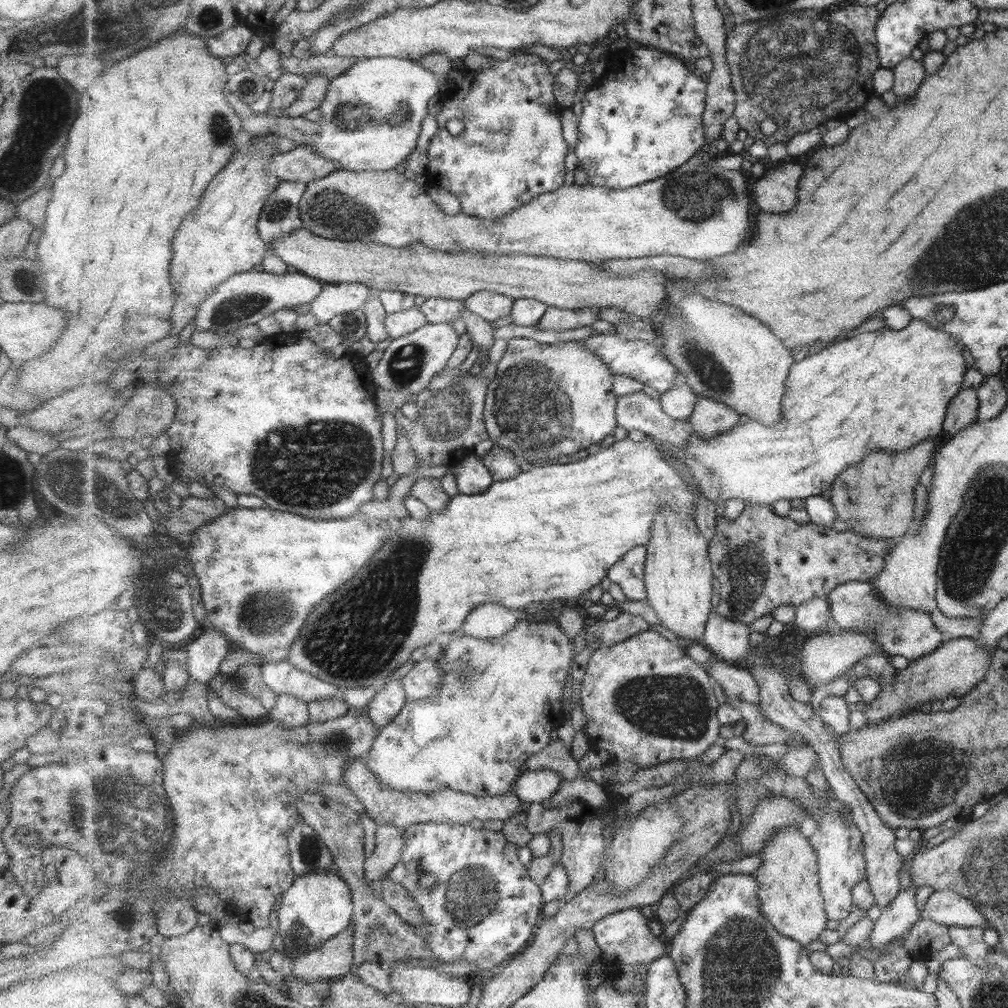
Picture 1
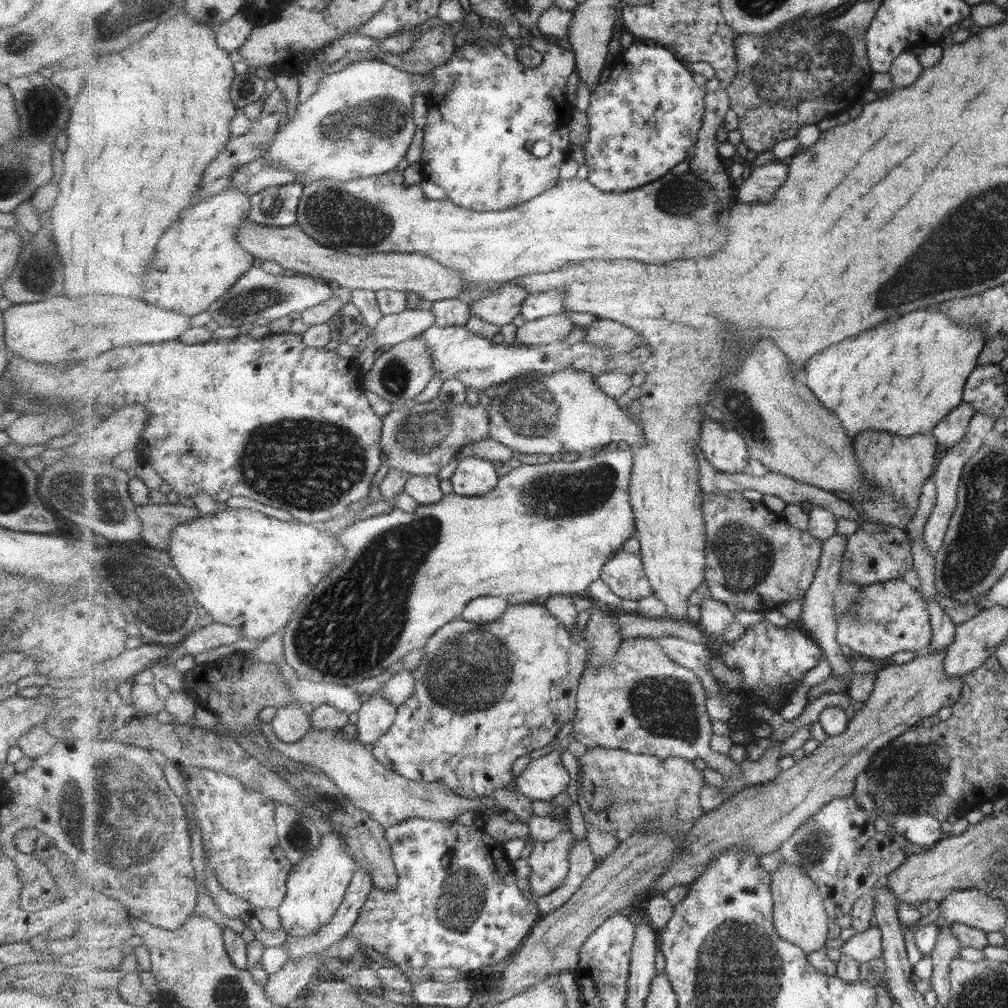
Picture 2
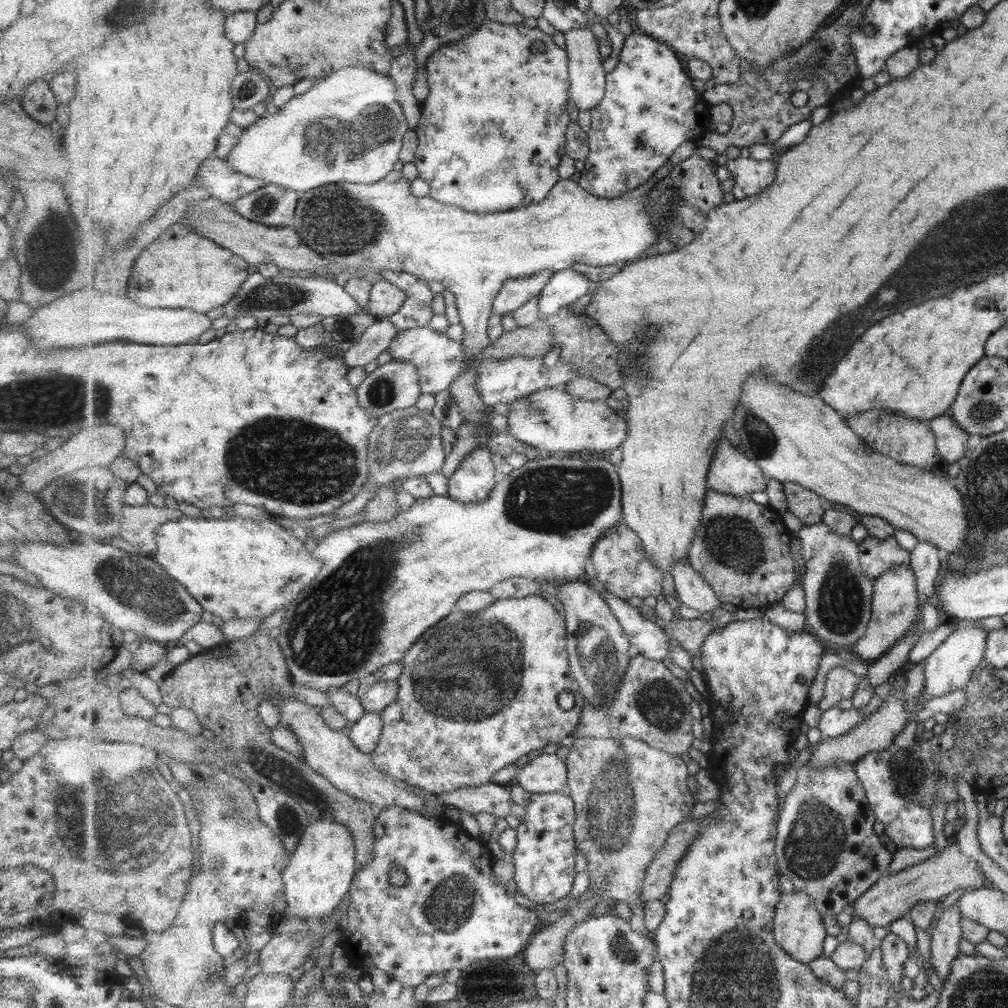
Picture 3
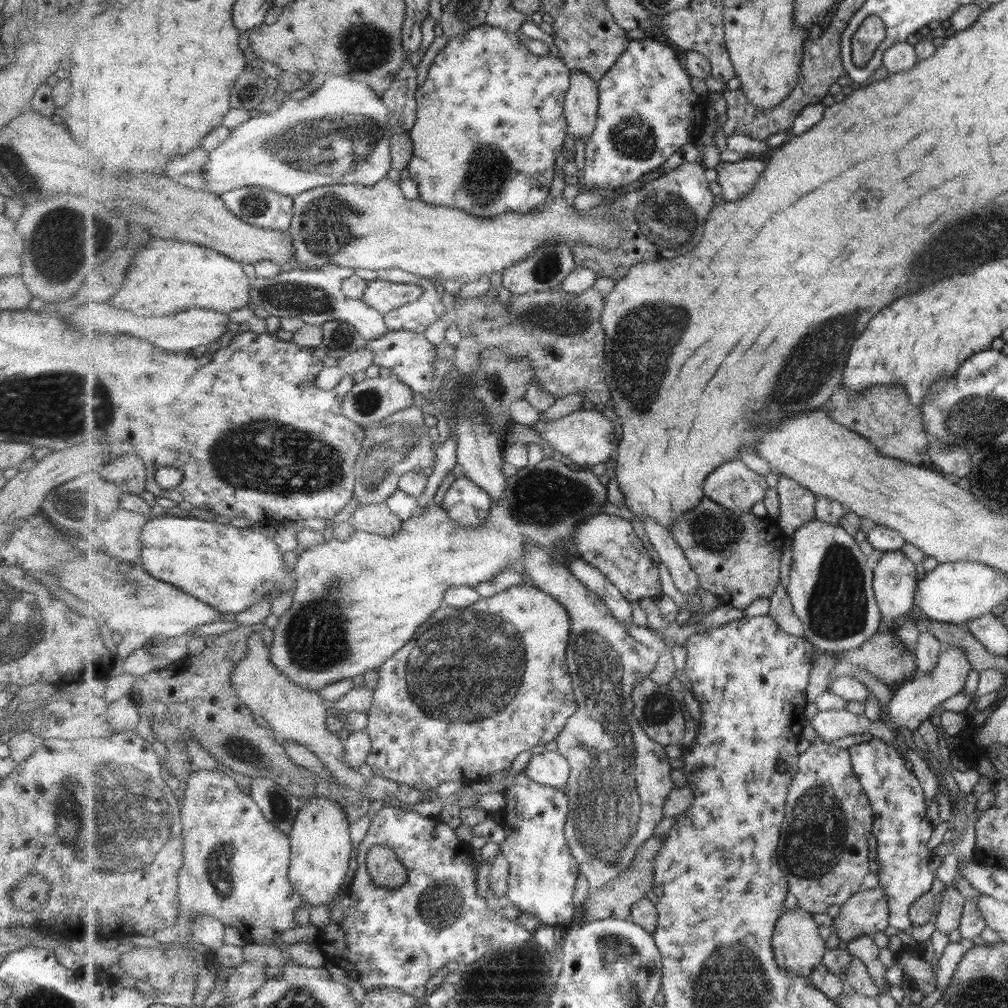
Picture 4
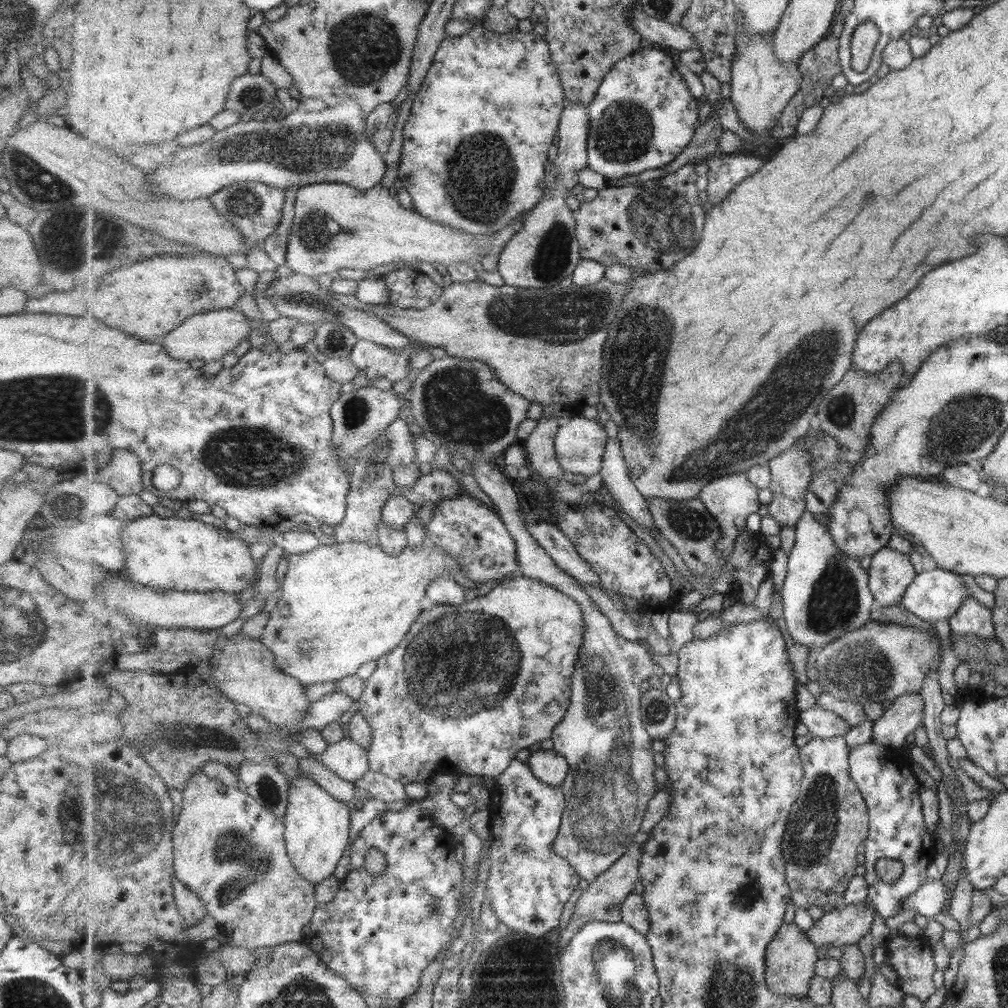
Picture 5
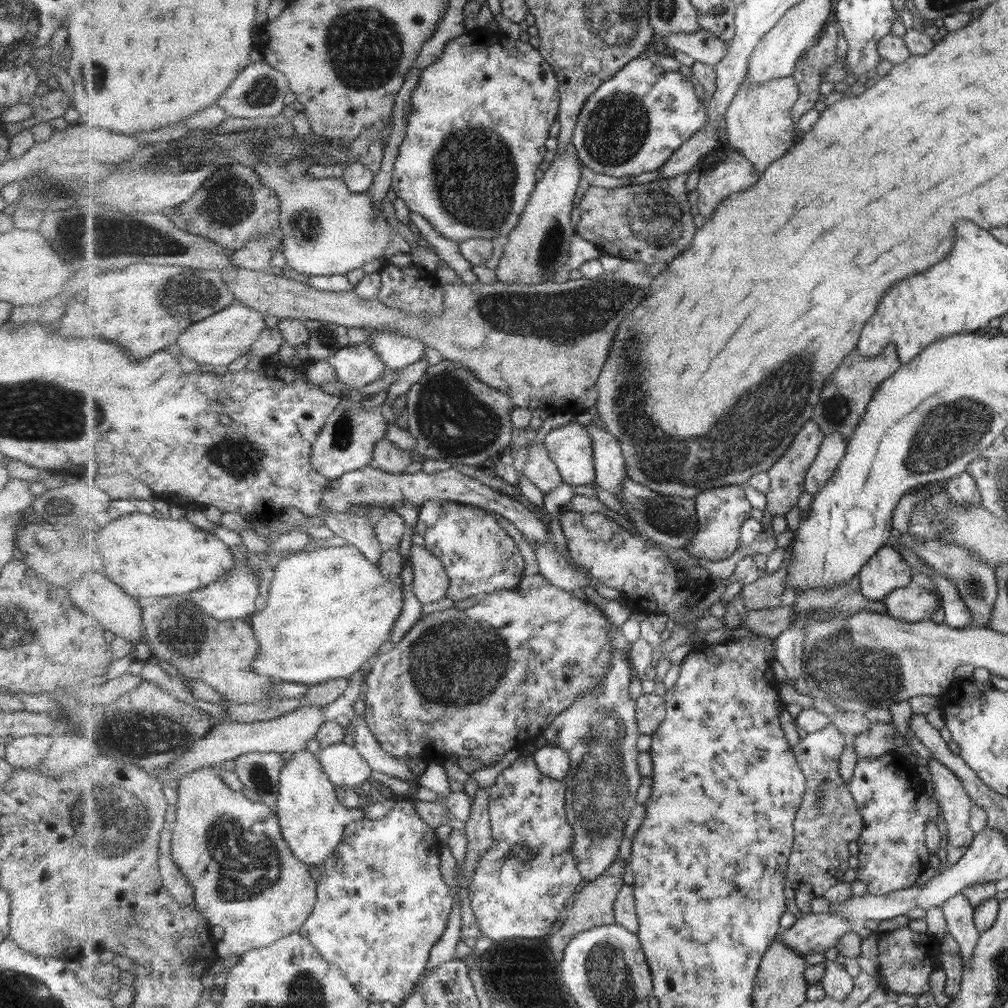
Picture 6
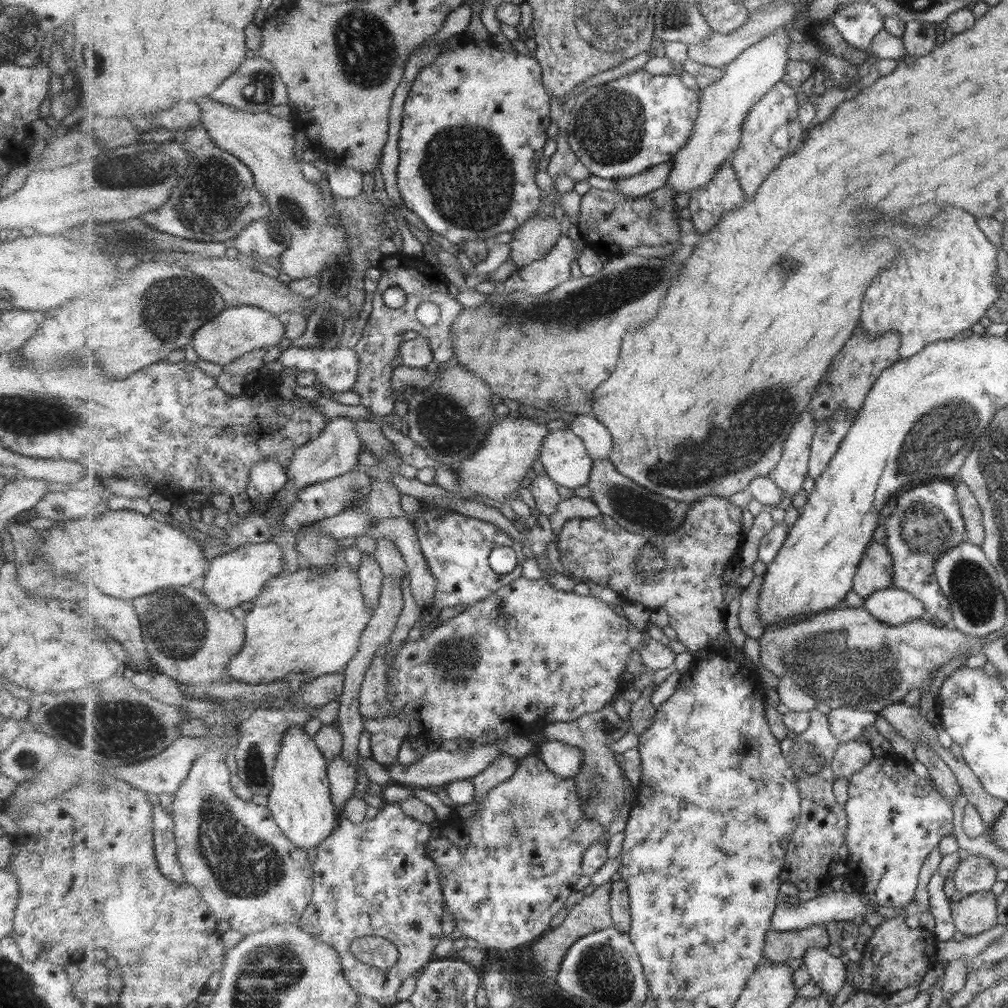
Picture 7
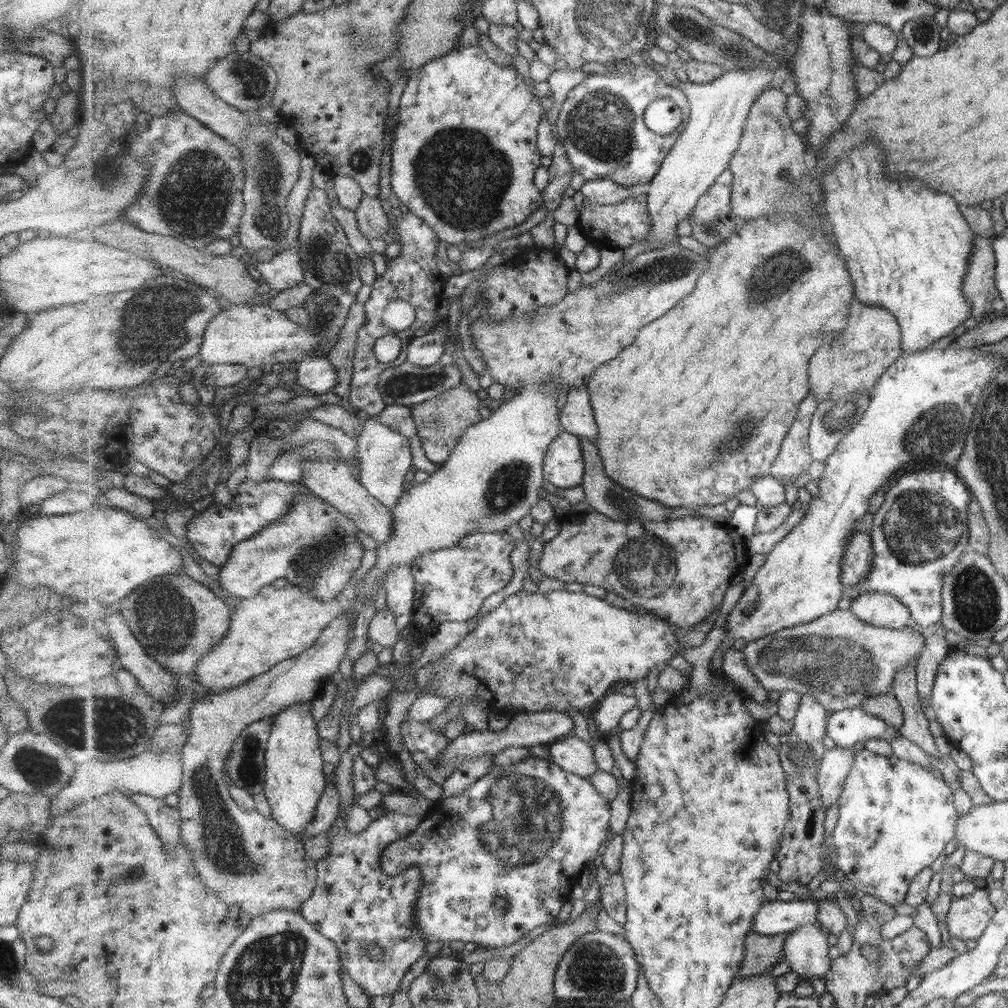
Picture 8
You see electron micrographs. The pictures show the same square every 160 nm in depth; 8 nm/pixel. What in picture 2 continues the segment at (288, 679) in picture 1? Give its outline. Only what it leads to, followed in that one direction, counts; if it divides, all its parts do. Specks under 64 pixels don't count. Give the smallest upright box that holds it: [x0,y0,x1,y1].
[287,678,363,718]

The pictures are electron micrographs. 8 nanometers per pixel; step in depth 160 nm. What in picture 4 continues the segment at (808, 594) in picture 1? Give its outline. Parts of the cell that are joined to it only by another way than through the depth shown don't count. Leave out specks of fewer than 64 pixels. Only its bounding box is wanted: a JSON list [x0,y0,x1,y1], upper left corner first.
[670,496,789,611]

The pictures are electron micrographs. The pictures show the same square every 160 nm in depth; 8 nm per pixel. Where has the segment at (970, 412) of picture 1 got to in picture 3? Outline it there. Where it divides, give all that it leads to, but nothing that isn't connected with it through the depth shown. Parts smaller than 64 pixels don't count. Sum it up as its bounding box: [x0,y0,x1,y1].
[927,415,973,464]

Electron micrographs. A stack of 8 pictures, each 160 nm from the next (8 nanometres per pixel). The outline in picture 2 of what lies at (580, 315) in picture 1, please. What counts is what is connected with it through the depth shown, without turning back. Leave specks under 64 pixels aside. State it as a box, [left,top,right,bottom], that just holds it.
[513,312,578,346]

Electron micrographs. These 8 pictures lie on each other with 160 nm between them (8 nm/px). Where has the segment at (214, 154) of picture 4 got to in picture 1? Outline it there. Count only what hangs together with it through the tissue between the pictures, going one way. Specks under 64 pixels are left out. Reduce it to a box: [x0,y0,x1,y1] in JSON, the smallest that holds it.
[309,57,441,172]

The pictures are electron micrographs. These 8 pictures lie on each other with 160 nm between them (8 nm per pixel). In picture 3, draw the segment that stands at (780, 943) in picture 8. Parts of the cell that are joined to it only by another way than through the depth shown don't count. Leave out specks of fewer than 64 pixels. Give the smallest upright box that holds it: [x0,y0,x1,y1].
[853,838,994,926]

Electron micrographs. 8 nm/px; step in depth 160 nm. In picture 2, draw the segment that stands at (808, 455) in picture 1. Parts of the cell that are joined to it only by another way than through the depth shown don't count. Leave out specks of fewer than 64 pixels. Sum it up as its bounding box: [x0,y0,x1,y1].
[807,310,983,440]

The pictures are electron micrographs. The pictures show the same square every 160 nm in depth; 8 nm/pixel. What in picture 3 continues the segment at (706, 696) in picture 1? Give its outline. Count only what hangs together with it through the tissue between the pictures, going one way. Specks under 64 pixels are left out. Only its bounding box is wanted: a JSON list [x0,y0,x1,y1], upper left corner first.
[570,651,704,755]

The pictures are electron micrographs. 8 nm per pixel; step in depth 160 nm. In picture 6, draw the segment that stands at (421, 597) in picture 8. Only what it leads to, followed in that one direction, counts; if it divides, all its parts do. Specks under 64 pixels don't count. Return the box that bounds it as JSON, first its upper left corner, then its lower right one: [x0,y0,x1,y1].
[415,501,527,603]

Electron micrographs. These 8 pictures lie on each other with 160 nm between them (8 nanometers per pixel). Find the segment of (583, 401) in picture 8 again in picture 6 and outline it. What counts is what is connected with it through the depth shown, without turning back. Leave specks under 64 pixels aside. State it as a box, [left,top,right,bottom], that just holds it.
[586,423,629,496]

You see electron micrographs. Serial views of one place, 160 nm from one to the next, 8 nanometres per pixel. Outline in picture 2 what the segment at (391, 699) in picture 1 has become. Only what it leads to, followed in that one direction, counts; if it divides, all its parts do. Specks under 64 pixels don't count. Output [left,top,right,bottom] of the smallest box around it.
[353,692,398,747]

